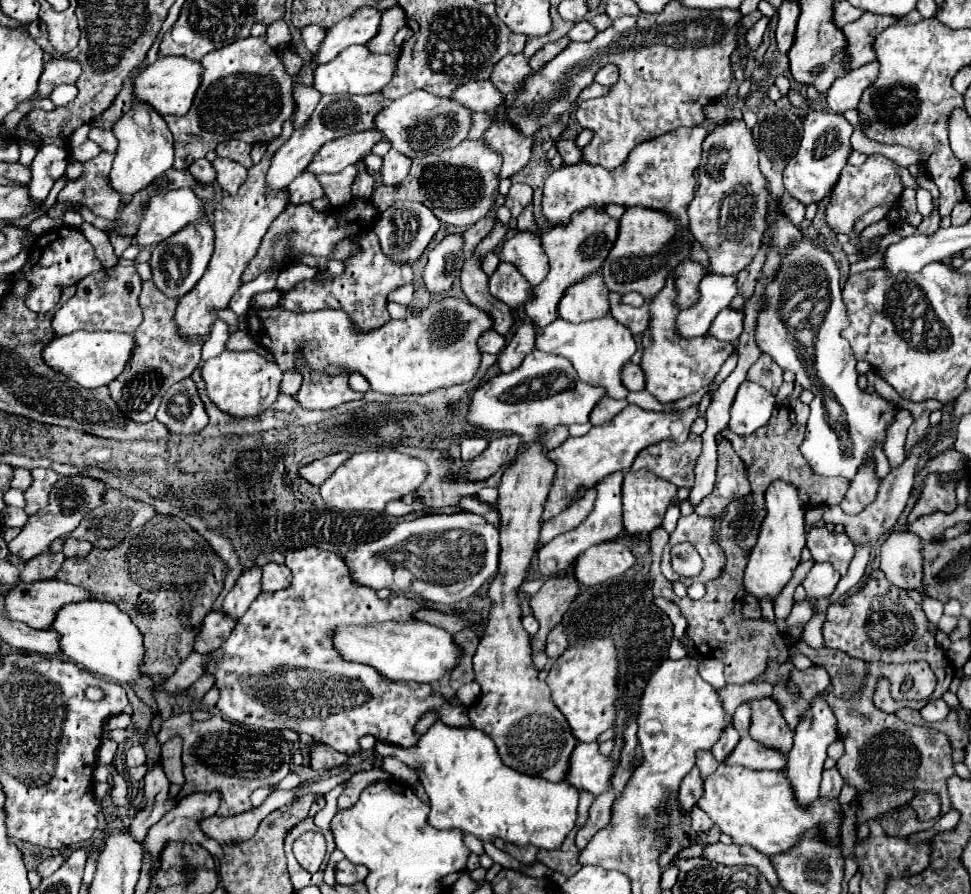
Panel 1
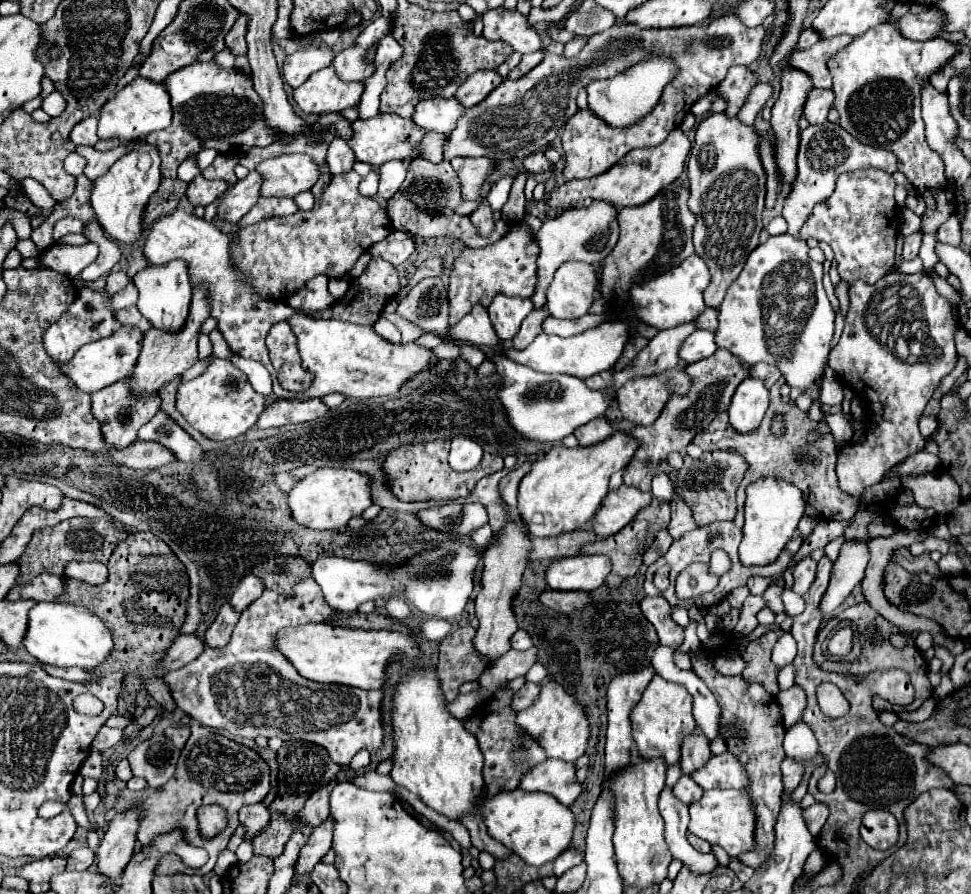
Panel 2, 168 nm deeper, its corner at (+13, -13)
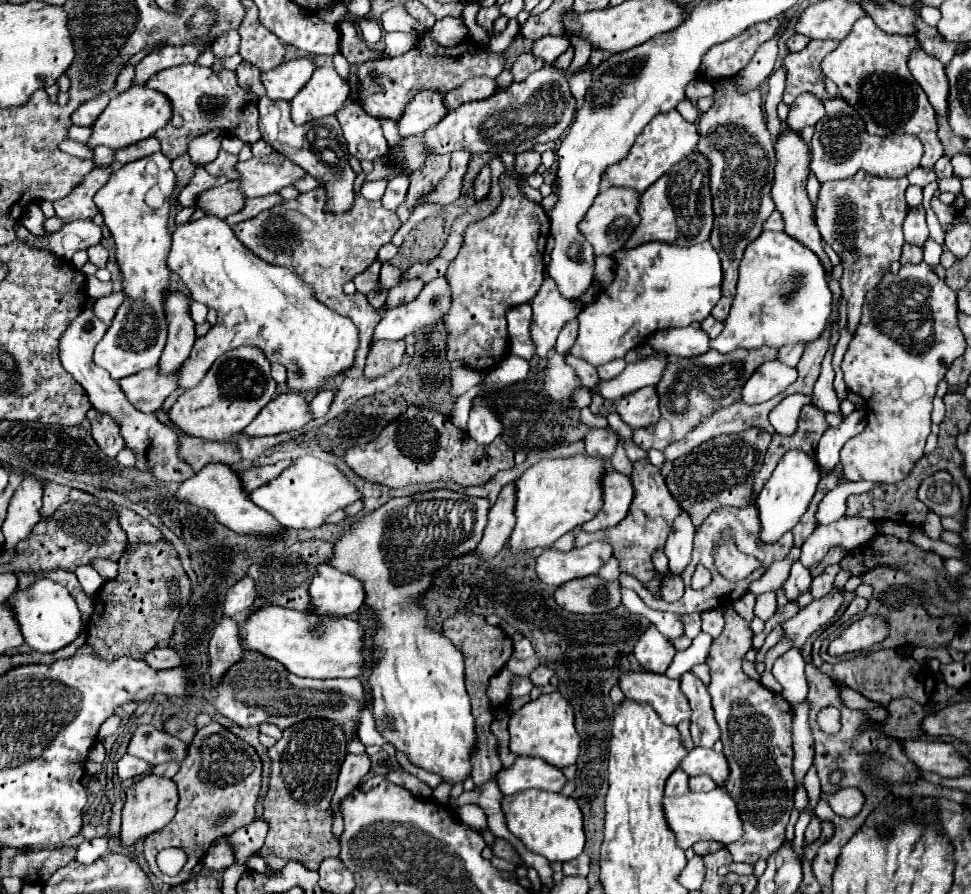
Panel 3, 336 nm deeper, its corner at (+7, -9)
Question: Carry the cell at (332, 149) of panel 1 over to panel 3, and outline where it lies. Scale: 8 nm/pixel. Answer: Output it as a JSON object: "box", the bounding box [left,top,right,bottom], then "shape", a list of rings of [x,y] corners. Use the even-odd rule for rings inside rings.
{"box":[236,153,304,197],"shape":[[[272,153],[262,159],[248,159],[236,163],[240,191],[246,197],[260,197],[276,193],[278,189],[292,185],[296,179],[304,177],[304,169],[288,161],[280,153]]]}

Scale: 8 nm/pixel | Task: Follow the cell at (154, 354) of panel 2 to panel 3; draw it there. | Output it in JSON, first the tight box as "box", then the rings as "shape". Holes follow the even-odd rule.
{"box":[120,367,176,413],"shape":[[[158,367],[146,369],[132,377],[120,379],[120,387],[128,401],[142,413],[154,413],[164,399],[176,389],[176,373],[160,375]]]}

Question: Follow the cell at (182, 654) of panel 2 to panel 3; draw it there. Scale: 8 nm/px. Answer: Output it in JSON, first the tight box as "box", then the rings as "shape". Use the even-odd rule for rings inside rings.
{"box":[144,647,182,669],"shape":[[[156,647],[152,651],[148,651],[144,655],[144,661],[152,667],[152,669],[172,669],[172,667],[178,667],[182,663],[182,657],[170,649],[170,647]]]}

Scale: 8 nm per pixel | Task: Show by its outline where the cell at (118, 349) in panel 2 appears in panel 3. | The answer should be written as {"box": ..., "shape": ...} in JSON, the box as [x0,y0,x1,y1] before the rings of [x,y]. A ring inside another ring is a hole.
{"box":[94,151,176,381],"shape":[[[158,151],[116,169],[94,197],[100,213],[104,215],[104,225],[110,229],[116,243],[116,259],[122,271],[122,293],[126,295],[106,335],[94,349],[94,363],[106,369],[116,381],[142,369],[156,367],[166,345],[168,319],[164,305],[172,275],[166,263],[172,243],[168,215],[174,187],[176,179],[172,161]]]}

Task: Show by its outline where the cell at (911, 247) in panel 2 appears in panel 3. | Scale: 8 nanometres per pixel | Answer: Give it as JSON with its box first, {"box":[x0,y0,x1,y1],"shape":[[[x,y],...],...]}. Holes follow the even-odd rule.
{"box":[900,245,922,265],"shape":[[[904,245],[902,249],[902,257],[900,257],[900,263],[906,265],[906,263],[920,263],[922,261],[922,249],[916,247],[916,245]]]}

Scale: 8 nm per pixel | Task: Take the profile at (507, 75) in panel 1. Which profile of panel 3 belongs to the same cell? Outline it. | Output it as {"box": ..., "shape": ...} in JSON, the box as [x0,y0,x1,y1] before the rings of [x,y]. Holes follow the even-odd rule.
{"box":[444,77,498,111],"shape":[[[474,77],[474,79],[468,79],[464,85],[452,89],[446,97],[444,97],[444,105],[448,111],[460,107],[462,103],[468,103],[468,101],[482,101],[482,99],[488,99],[494,95],[494,91],[498,89],[496,81],[494,79],[488,79],[488,77]]]}

